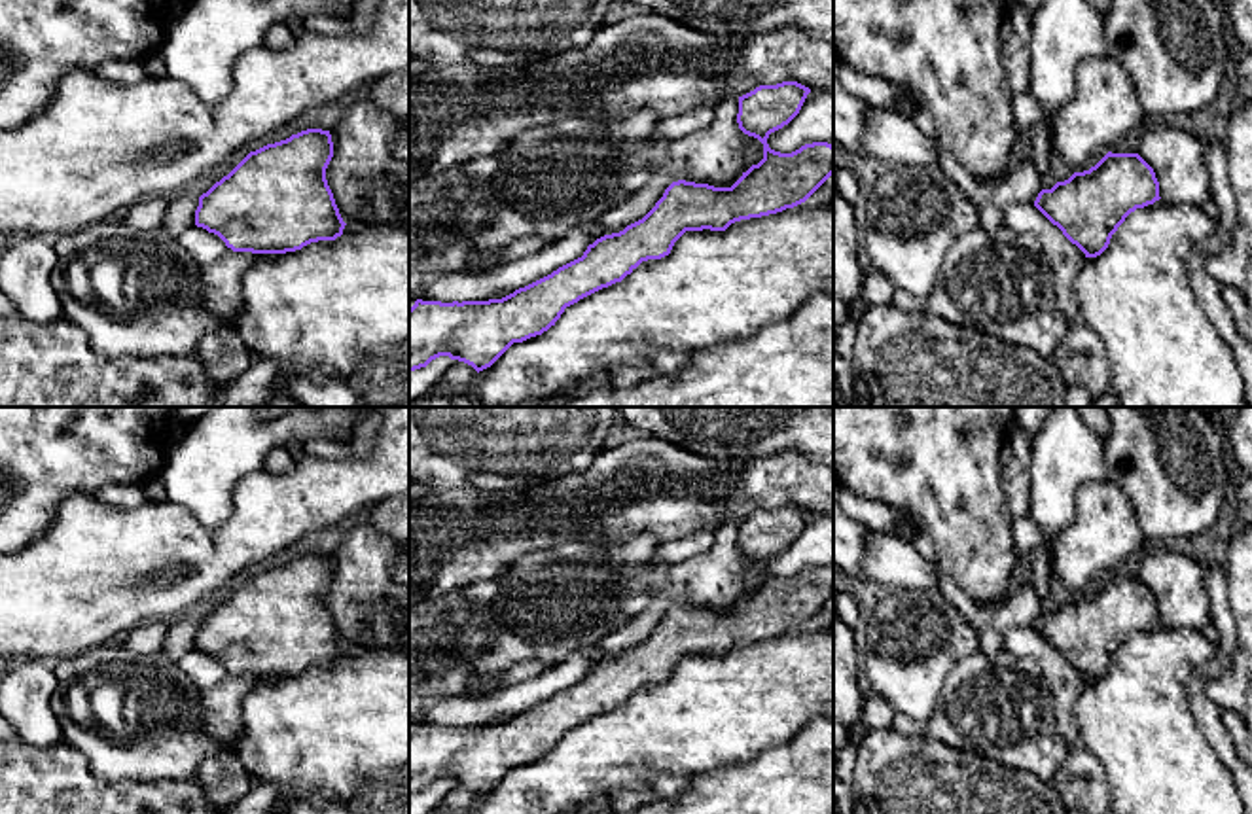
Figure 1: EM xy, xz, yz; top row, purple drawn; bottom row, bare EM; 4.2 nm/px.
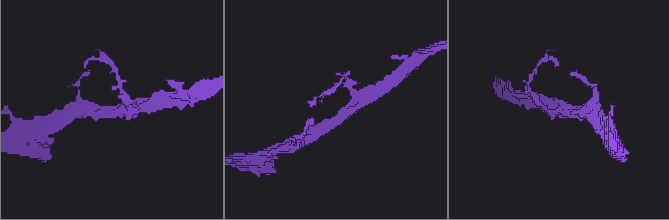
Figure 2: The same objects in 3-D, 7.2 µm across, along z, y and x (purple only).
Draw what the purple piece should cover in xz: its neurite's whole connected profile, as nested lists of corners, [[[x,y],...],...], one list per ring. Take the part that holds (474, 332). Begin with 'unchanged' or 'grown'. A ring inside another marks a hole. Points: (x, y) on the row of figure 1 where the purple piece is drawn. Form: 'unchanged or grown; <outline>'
unchanged; [[[782,81],[760,85],[739,97],[739,129],[763,144],[763,159],[742,172],[731,187],[672,182],[642,220],[619,233],[597,239],[581,257],[502,299],[462,303],[417,299],[409,309],[409,373],[426,367],[439,356],[464,362],[479,373],[491,367],[513,343],[542,335],[555,326],[566,307],[621,282],[642,261],[669,256],[686,231],[725,231],[735,221],[777,214],[805,203],[833,174],[833,146],[813,142],[792,153],[780,153],[769,148],[767,138],[799,114],[809,93],[811,89],[797,81]]]

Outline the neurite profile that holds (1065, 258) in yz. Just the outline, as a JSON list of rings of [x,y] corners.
[[[1011,204],[1004,210],[1002,225],[1027,235],[1040,248],[1055,274],[1059,309],[1070,322],[1080,316],[1076,276],[1085,263],[1085,254],[1072,244],[1034,204]]]

